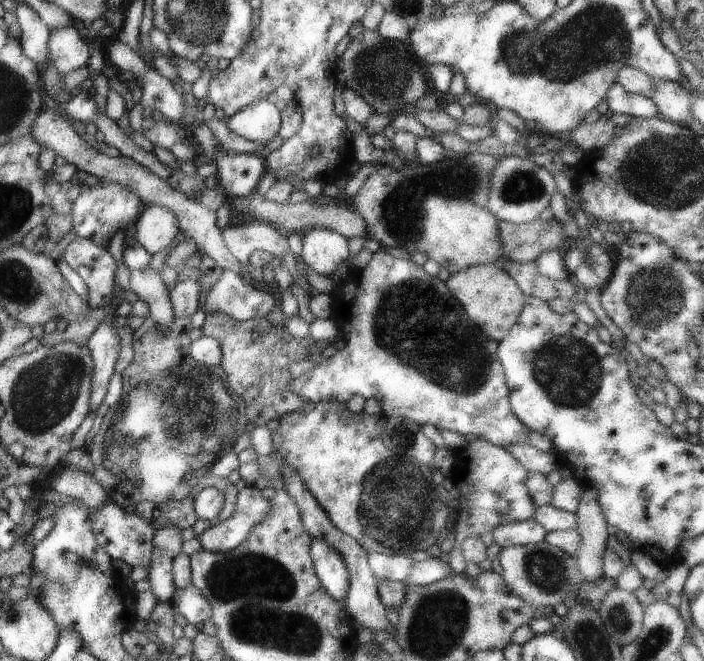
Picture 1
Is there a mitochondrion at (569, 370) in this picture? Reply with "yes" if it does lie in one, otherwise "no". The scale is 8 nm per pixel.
yes

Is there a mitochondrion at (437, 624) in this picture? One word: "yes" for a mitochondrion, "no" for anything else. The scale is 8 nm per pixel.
yes

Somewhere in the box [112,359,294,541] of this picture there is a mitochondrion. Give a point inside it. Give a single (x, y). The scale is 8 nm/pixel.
(228, 416)

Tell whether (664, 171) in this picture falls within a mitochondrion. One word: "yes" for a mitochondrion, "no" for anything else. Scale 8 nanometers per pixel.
yes

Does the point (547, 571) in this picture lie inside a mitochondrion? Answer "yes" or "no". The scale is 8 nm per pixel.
yes

